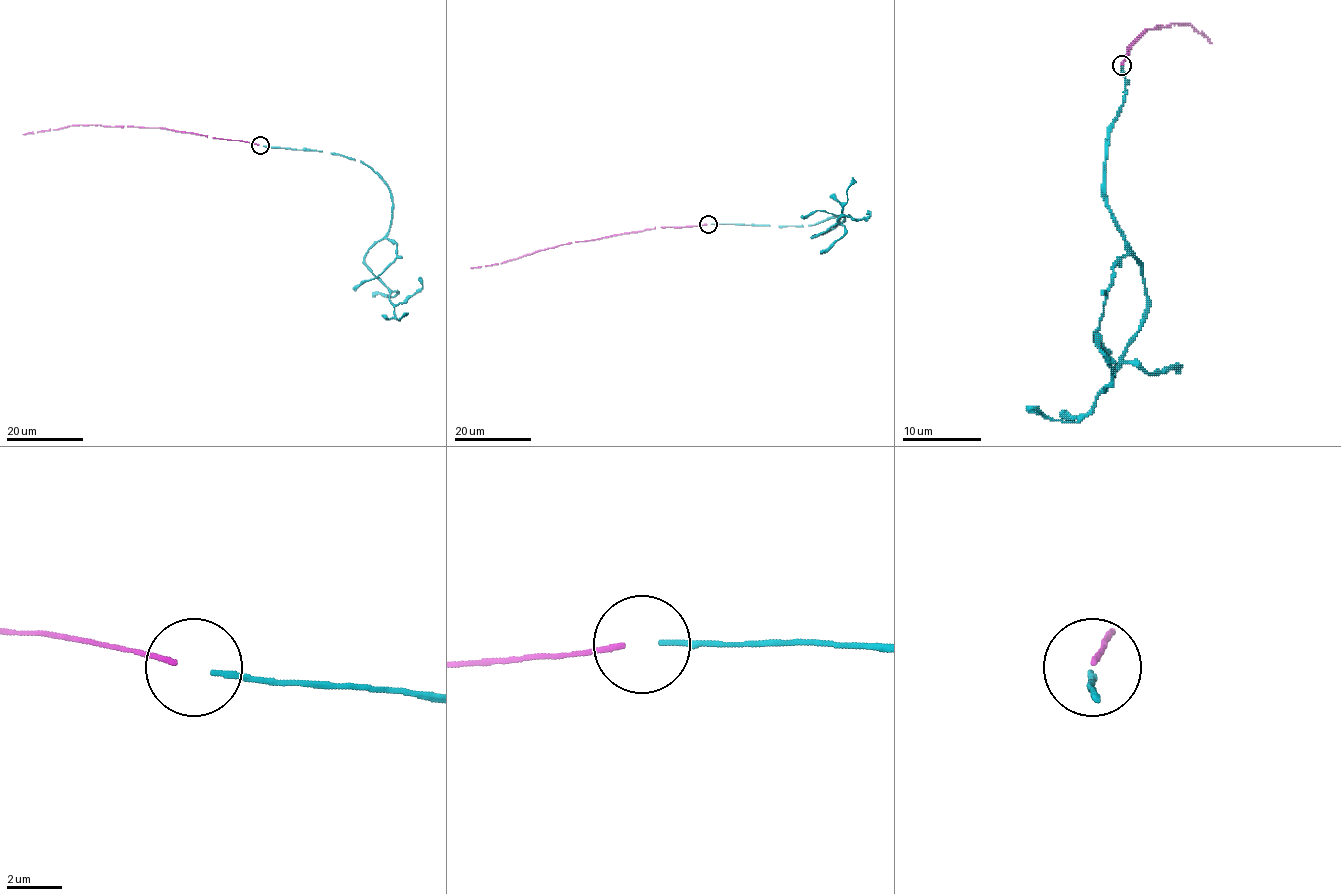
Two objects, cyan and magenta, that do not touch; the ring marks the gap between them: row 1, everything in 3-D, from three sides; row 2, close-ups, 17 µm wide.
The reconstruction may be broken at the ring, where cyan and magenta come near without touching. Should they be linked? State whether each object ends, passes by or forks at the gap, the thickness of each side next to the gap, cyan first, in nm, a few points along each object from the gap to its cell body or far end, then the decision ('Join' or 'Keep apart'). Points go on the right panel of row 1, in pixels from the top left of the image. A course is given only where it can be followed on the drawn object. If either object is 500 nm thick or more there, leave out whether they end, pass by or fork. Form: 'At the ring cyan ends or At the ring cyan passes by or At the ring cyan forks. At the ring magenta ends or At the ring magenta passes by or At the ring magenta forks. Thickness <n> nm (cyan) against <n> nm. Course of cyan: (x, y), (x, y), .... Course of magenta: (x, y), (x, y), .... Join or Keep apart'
At the ring cyan ends. At the ring magenta ends. Thickness 180 nm (cyan) against 190 nm. Course of cyan: (1121, 66), (1125, 96), (1109, 131), (1105, 206), (1143, 279), (1141, 330), (1113, 381), (1076, 422), (1027, 406). Course of magenta: (1121, 64), (1127, 56), (1127, 47), (1147, 29), (1158, 25), (1186, 23), (1211, 43). Join

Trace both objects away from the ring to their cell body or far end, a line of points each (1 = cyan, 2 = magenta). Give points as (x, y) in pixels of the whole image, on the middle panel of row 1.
1: (711, 224), (808, 226), (840, 216), (831, 229), (812, 236), (822, 233), (842, 213), (853, 177)
2: (706, 224), (655, 227), (568, 242), (501, 263), (471, 268)

